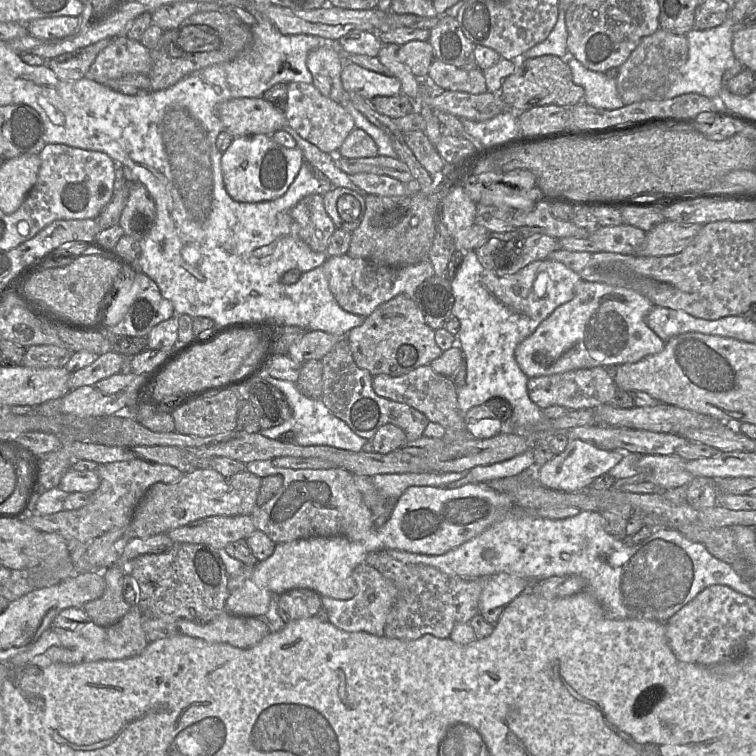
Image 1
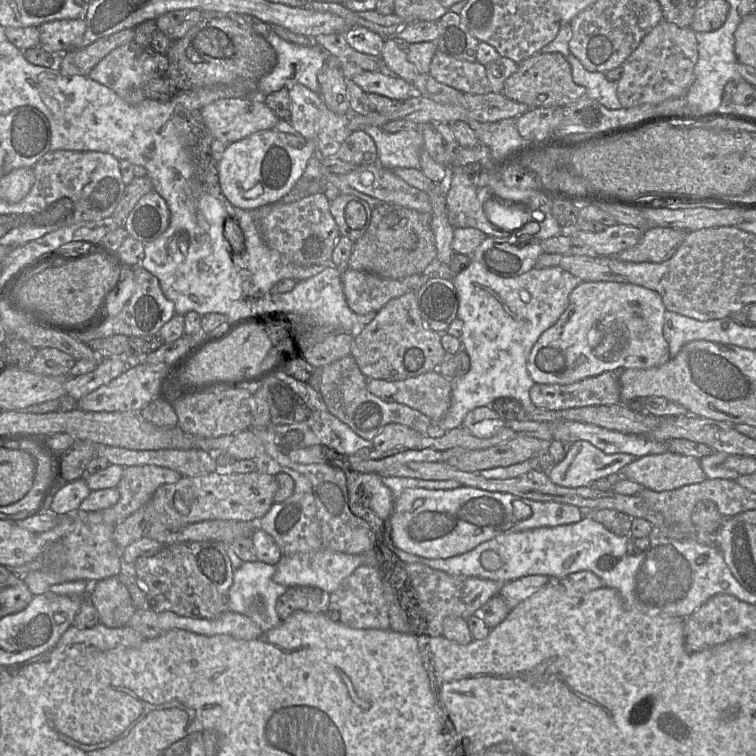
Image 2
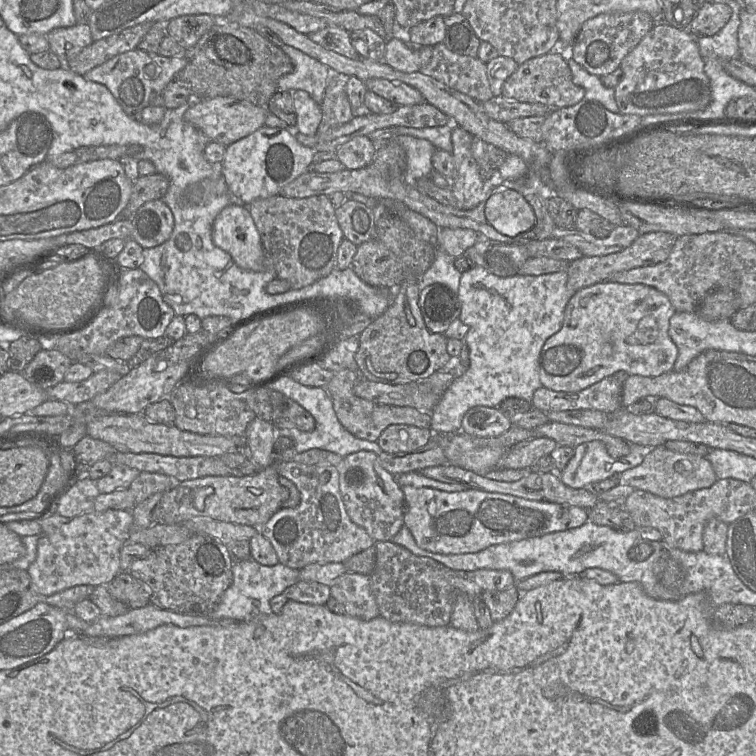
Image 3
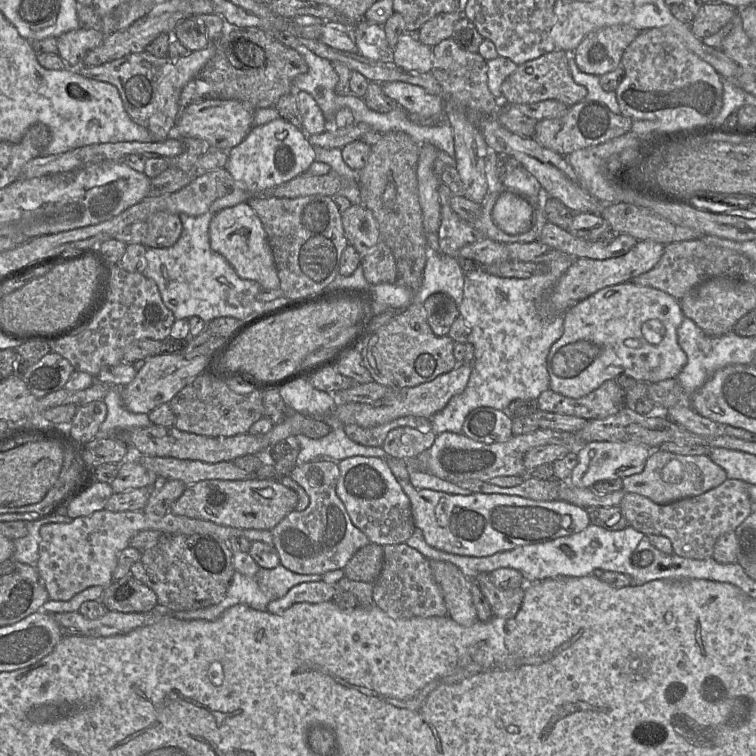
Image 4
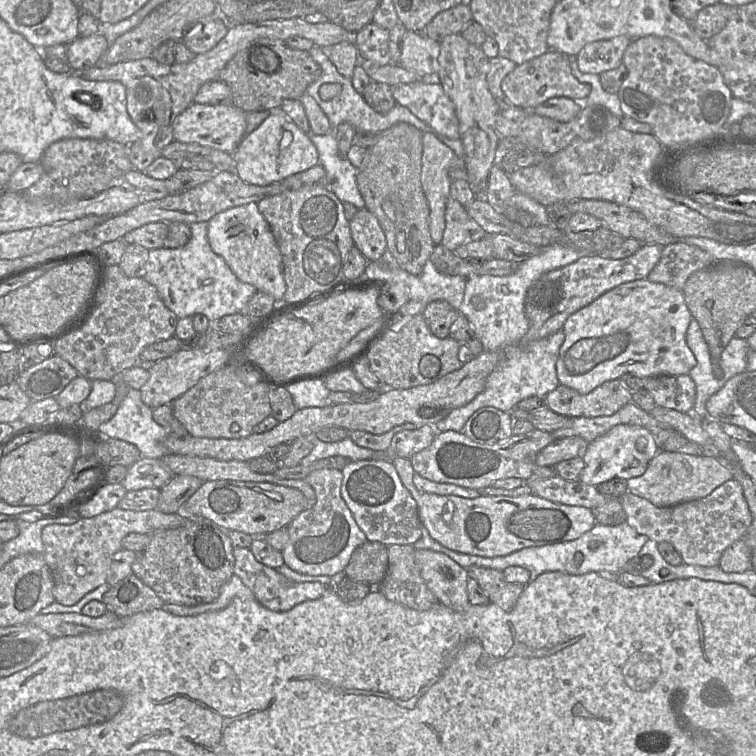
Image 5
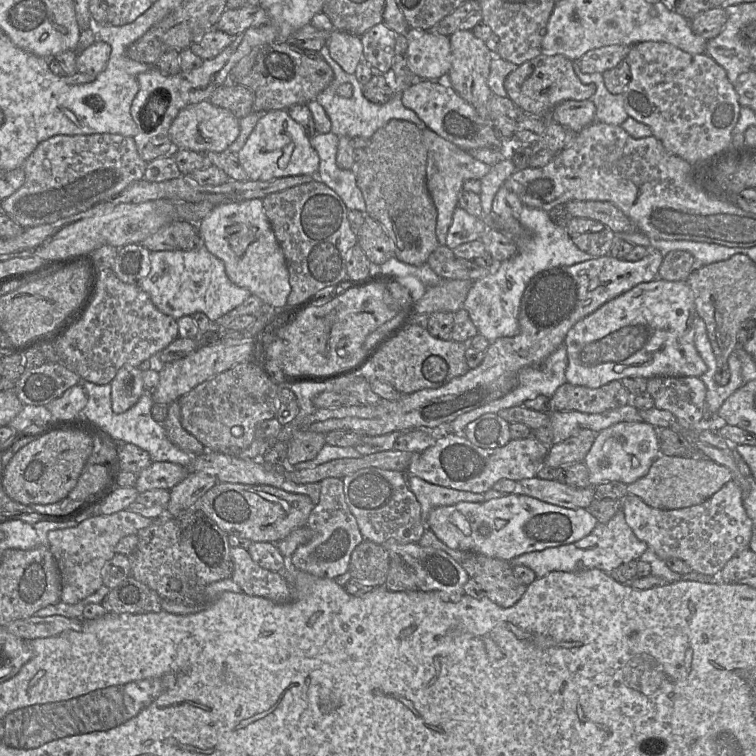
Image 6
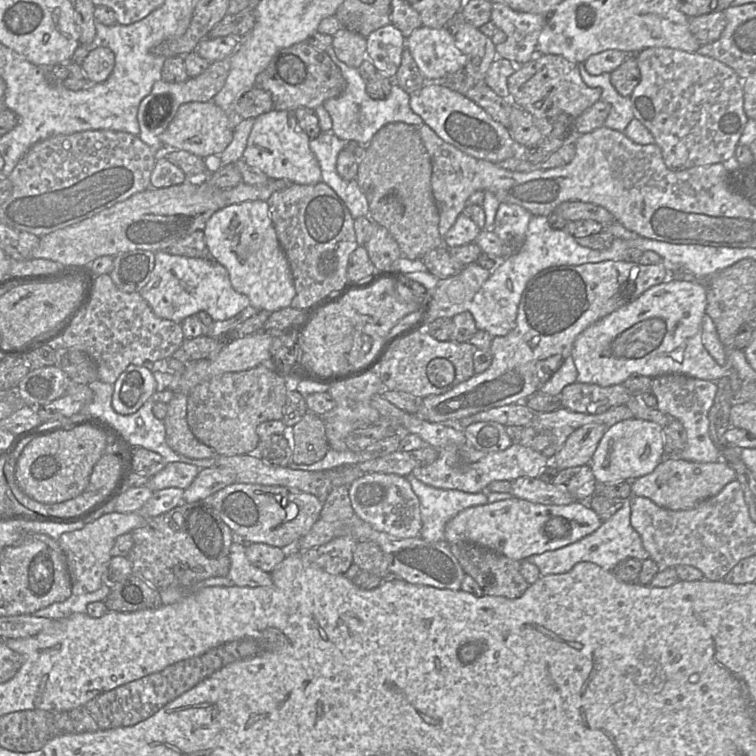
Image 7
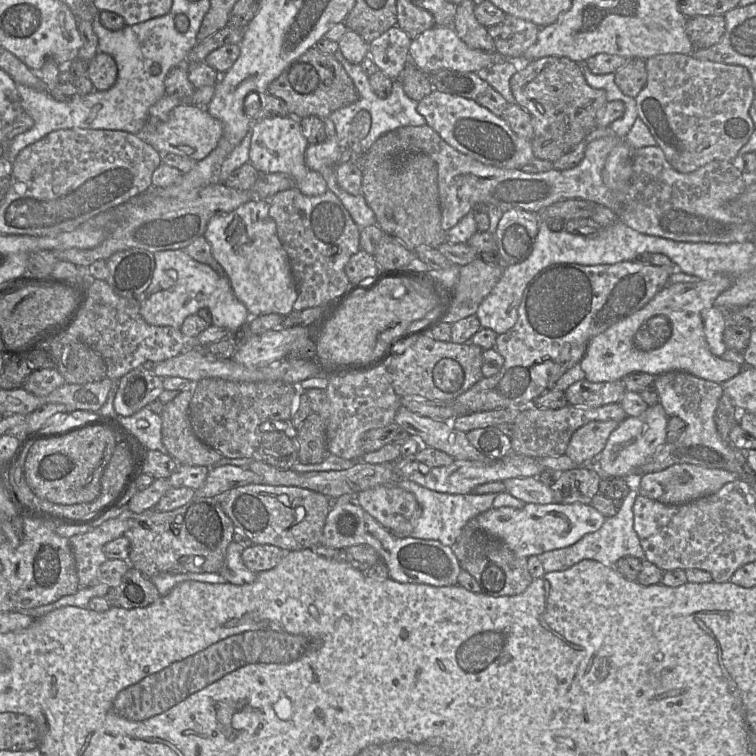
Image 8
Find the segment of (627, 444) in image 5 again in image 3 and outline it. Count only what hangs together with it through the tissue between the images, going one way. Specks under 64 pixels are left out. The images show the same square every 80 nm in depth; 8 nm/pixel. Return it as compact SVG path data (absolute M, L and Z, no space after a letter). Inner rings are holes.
M602 442L583 443L574 448L573 457L558 475L561 481L571 488L586 488L640 465L650 450L646 446L630 444L628 455L613 458Z

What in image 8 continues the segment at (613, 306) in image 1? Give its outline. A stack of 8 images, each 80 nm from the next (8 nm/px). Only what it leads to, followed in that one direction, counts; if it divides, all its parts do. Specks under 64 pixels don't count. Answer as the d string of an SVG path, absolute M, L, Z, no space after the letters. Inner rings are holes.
M717 274L709 280L666 285L643 308L591 339L579 362L585 379L590 382L613 382L633 372L658 376L672 371L687 372L720 384L734 378L748 366L713 355L704 333L705 313L734 281L727 274Z

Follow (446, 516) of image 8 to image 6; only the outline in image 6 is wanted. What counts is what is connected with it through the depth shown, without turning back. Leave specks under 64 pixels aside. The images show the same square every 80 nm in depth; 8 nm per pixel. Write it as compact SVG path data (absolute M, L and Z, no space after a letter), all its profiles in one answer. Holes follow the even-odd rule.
M405 475L410 490L415 495L421 507L421 517L424 530L430 530L427 520L430 512L441 506L451 506L460 502L480 503L484 502L485 493L472 493L460 491L448 487L431 484L413 475Z

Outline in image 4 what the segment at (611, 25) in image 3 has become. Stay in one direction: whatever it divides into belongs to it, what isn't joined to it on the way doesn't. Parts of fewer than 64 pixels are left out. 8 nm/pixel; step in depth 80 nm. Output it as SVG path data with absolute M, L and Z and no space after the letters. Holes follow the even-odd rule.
M627 24L597 29L583 38L571 56L582 72L602 76L620 66L624 51L639 33Z

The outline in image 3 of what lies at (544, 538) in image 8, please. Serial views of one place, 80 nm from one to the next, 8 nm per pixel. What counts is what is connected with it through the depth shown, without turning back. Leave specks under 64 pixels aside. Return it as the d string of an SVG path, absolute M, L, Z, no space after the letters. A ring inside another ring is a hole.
M401 486L401 488L405 501L404 526L409 529L420 548L439 554L476 553L495 544L535 538L577 528L588 521L588 511L584 508L547 501L534 501L509 494L472 488L458 492L445 492L428 487Z

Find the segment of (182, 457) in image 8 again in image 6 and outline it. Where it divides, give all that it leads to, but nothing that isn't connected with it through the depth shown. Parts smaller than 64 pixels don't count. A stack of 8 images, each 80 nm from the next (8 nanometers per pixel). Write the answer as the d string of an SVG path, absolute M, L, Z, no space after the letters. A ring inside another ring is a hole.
M178 400L168 405L168 414L163 422L163 426L169 440L180 449L195 455L205 452L206 447L183 428L181 424L181 408Z

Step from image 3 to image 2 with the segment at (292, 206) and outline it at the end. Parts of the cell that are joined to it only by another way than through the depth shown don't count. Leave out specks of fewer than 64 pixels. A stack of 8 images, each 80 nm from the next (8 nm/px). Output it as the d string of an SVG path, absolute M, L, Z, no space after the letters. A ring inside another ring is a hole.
M318 192L294 202L278 201L250 211L253 211L258 229L270 248L296 265L326 267L332 265L333 249L340 237L329 203L325 194Z

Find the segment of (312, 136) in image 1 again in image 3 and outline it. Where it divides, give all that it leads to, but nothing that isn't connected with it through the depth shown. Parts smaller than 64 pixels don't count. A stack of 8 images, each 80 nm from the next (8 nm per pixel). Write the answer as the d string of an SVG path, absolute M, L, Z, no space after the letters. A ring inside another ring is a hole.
M303 90L292 92L293 105L297 116L294 126L295 133L314 136L322 121L321 106L315 102L311 96Z

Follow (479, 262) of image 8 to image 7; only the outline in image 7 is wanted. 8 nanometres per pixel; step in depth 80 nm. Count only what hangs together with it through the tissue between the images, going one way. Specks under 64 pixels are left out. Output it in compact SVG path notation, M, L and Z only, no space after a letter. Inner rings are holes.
M476 262L466 265L457 275L440 279L430 291L431 299L426 324L437 318L453 318L467 311L475 294L481 289L492 271Z

